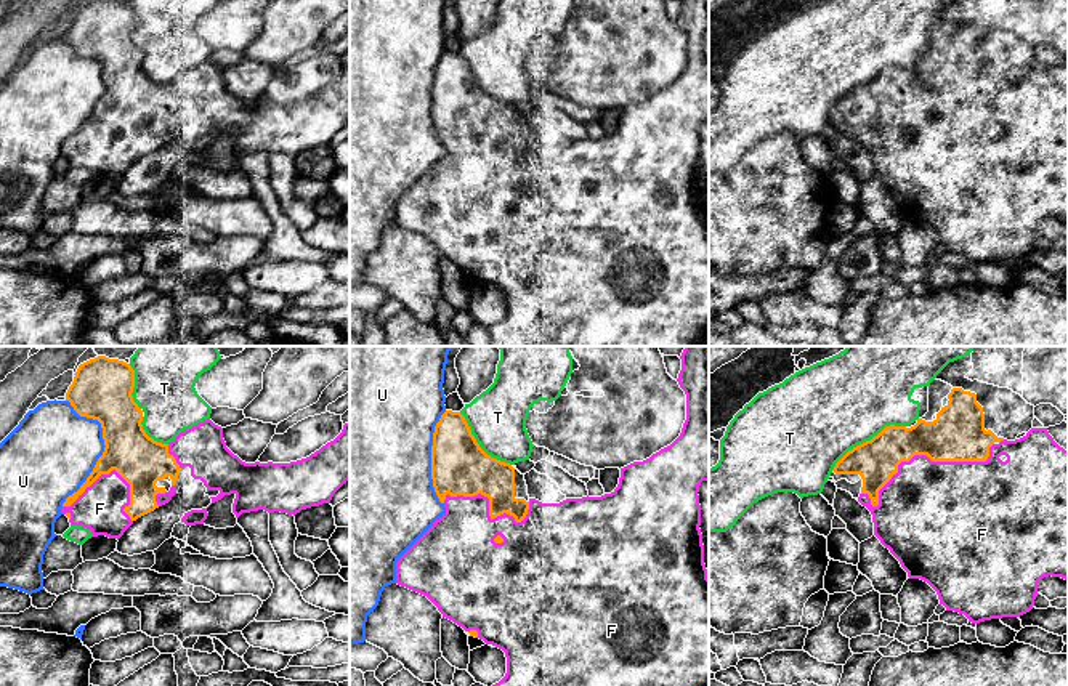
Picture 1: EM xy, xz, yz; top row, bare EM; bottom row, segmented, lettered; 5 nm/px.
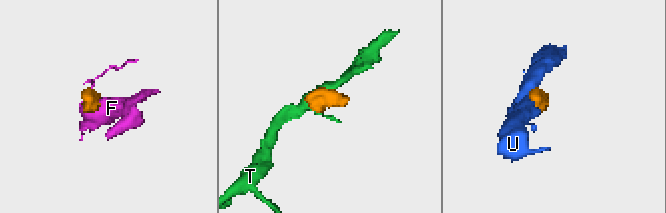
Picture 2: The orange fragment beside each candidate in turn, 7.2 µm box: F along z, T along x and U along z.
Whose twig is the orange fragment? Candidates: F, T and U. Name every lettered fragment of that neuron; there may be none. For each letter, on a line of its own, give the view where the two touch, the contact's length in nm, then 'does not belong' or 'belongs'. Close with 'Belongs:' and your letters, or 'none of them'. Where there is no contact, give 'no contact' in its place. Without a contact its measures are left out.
F: meets orange in yz; contact 700 nm long; belongs
T: meets orange in yz; contact 440 nm long; does not belong
U: meets orange in xy; contact 550 nm long; does not belong
Belongs: F

